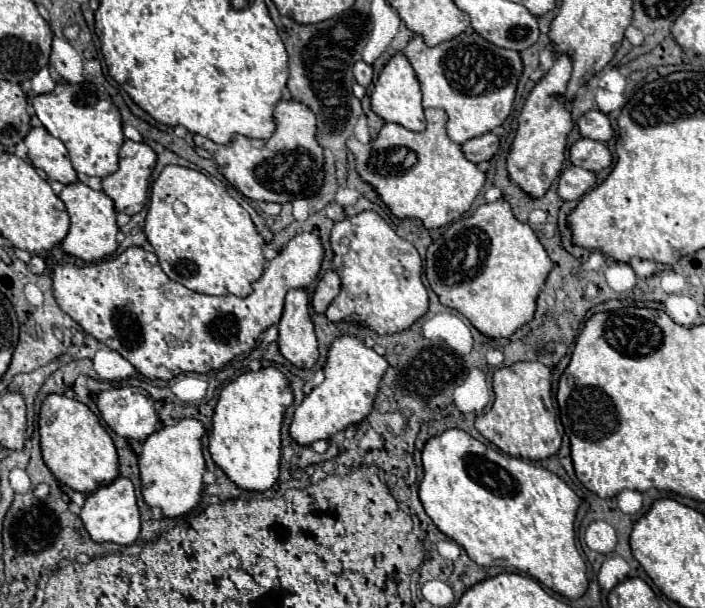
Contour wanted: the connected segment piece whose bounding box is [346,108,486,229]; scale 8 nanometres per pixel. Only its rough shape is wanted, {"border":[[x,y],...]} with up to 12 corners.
{"border":[[384,123],[346,147],[356,173],[400,219],[460,219],[486,175],[446,135]]}

